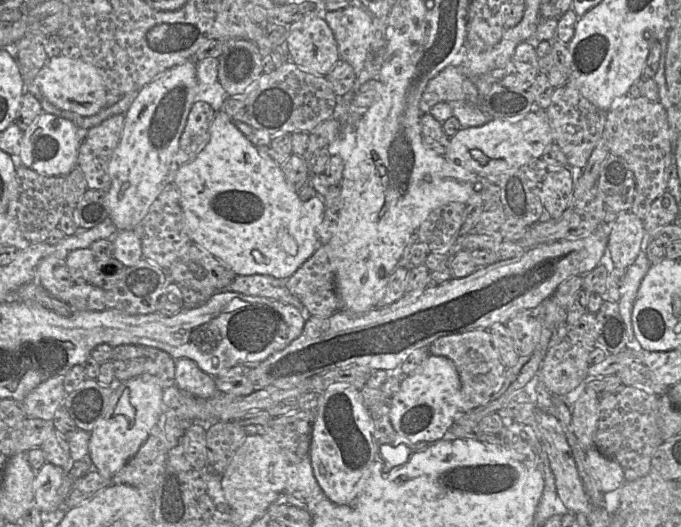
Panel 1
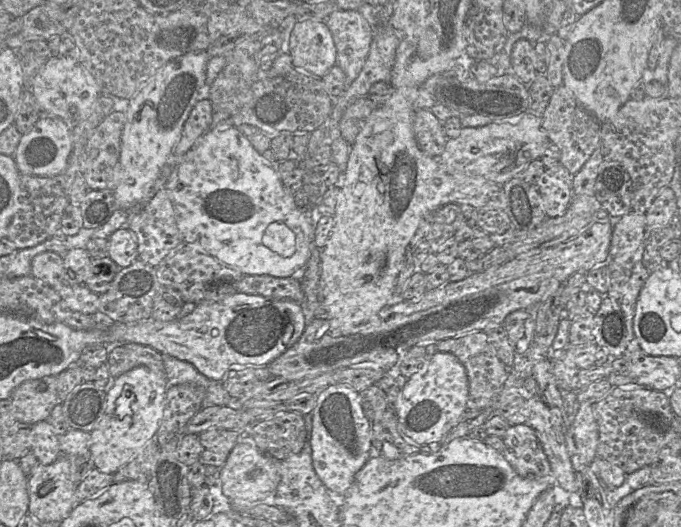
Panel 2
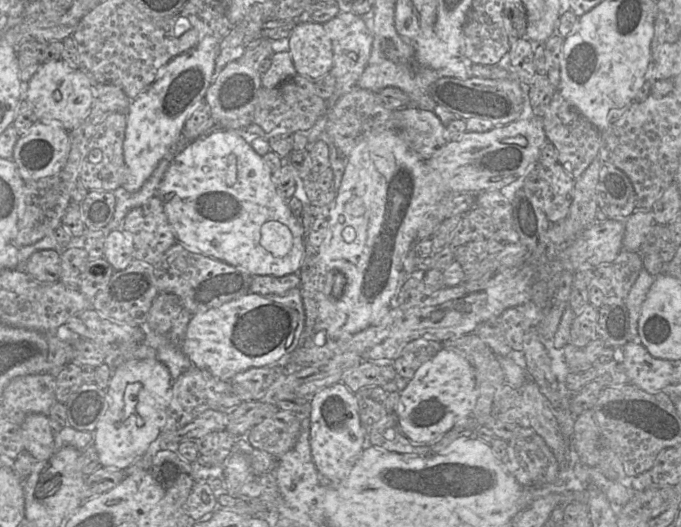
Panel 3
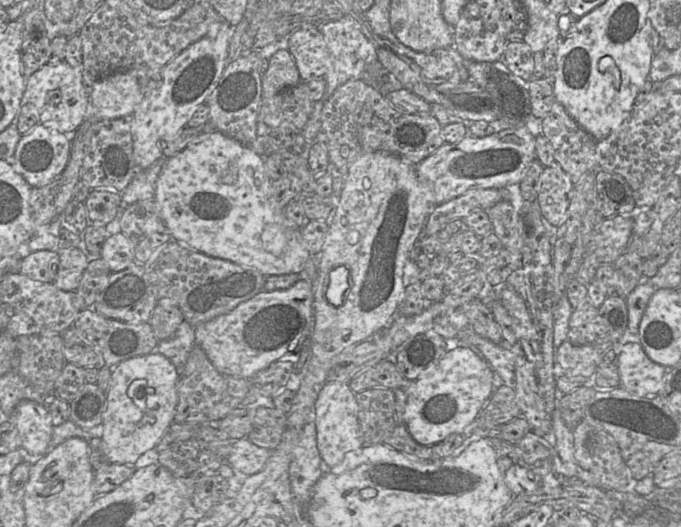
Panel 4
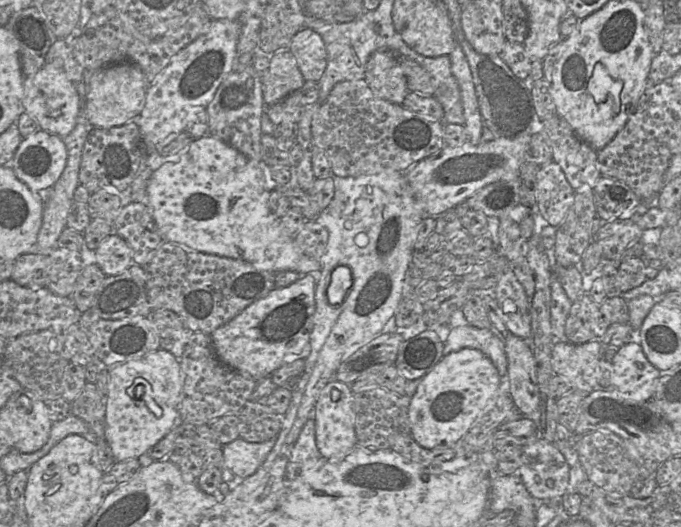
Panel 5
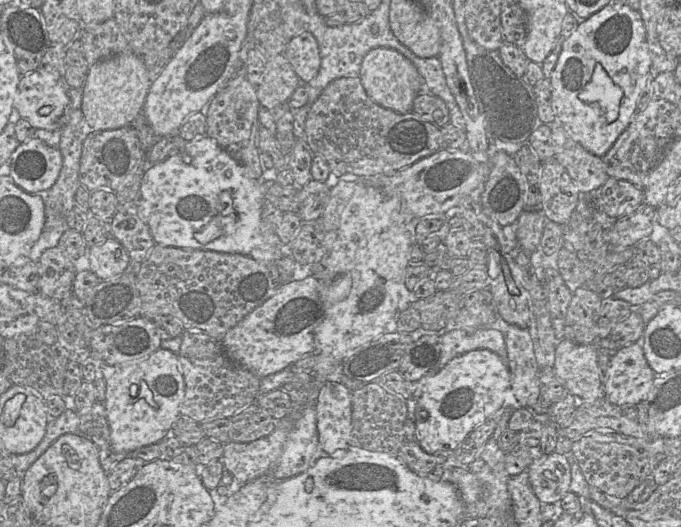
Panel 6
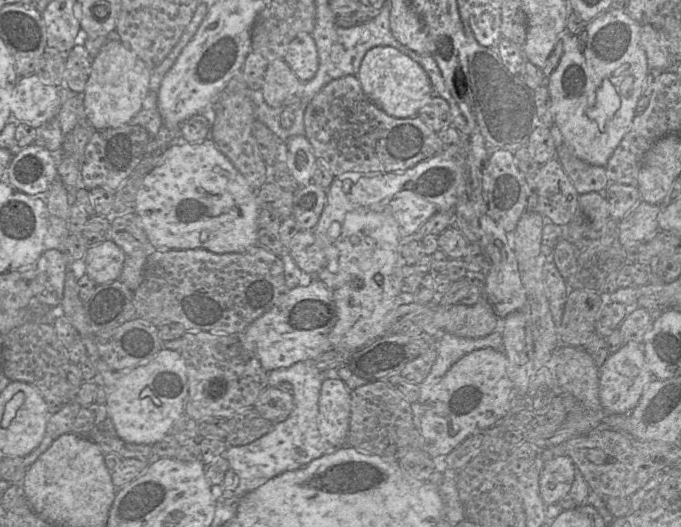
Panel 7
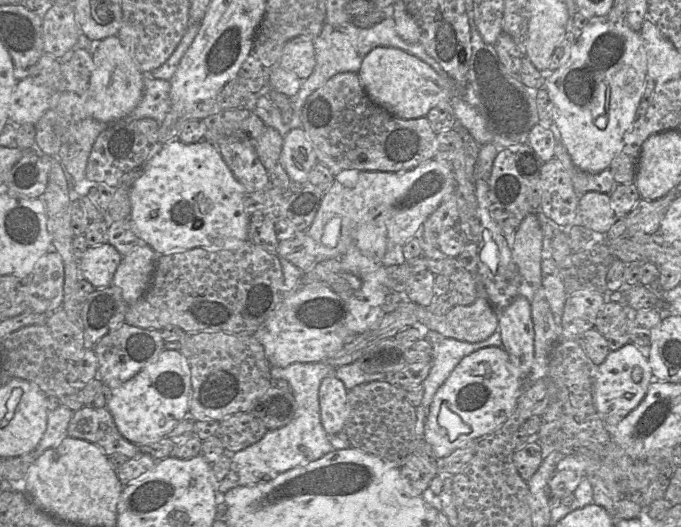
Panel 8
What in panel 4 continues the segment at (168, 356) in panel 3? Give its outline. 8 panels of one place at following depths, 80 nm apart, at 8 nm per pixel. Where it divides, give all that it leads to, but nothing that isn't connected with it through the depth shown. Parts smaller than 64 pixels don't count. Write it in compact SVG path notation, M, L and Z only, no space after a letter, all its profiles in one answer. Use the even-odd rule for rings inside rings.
M184 320L169 338L158 342L155 351L166 356L180 376L195 344L195 327Z

